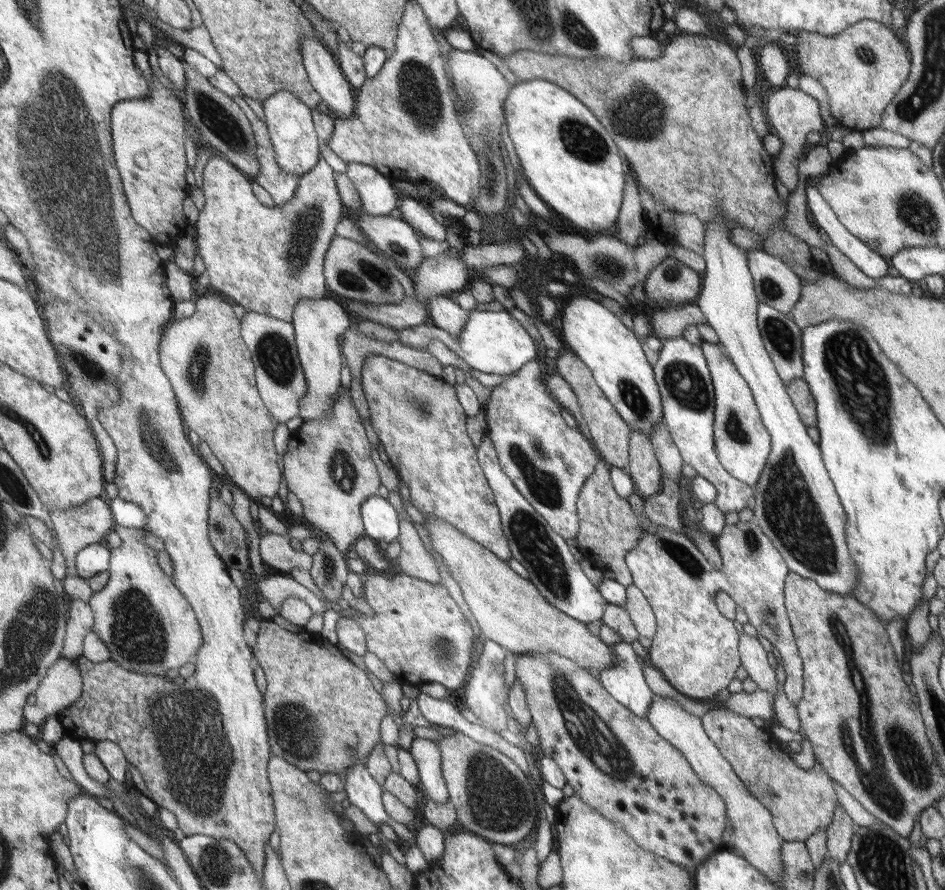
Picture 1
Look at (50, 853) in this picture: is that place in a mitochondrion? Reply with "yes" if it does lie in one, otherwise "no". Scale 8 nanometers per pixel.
no

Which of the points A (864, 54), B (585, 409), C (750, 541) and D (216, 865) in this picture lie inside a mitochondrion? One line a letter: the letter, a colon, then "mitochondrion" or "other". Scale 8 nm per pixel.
A: mitochondrion
B: other
C: mitochondrion
D: mitochondrion

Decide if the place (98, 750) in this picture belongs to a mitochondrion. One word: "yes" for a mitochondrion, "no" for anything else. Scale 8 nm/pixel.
no

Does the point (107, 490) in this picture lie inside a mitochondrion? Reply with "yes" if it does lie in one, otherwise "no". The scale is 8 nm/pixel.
no

